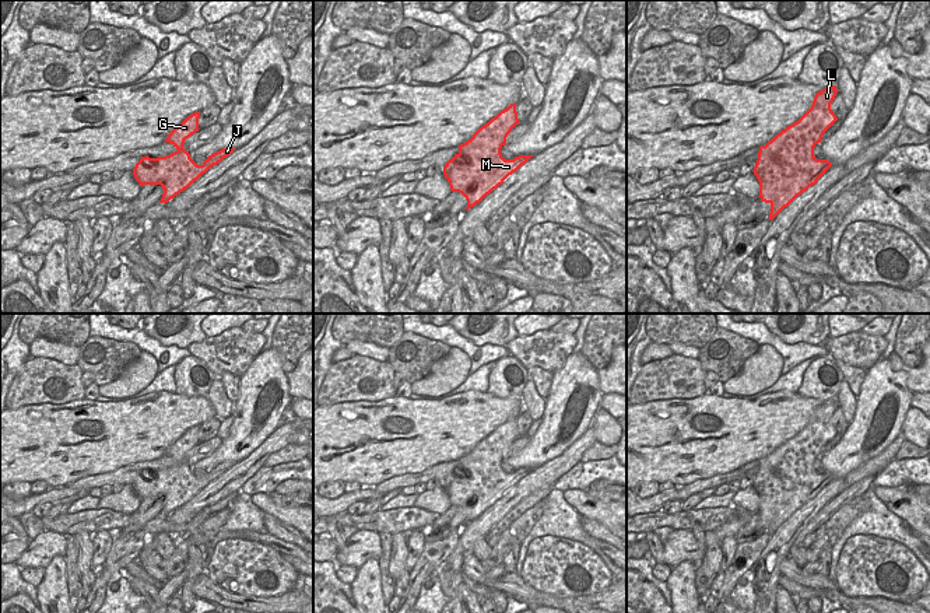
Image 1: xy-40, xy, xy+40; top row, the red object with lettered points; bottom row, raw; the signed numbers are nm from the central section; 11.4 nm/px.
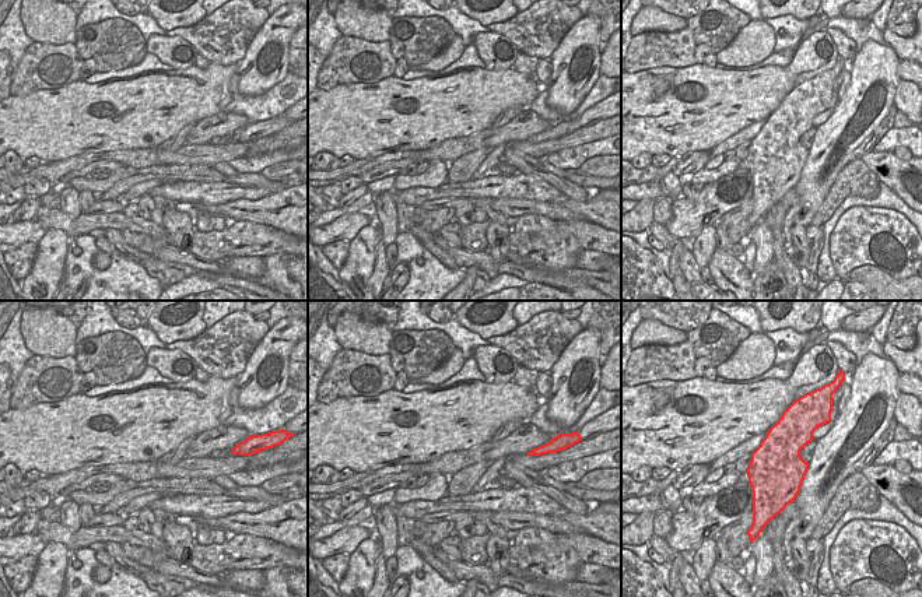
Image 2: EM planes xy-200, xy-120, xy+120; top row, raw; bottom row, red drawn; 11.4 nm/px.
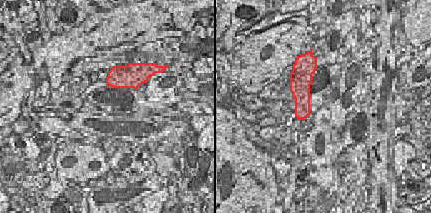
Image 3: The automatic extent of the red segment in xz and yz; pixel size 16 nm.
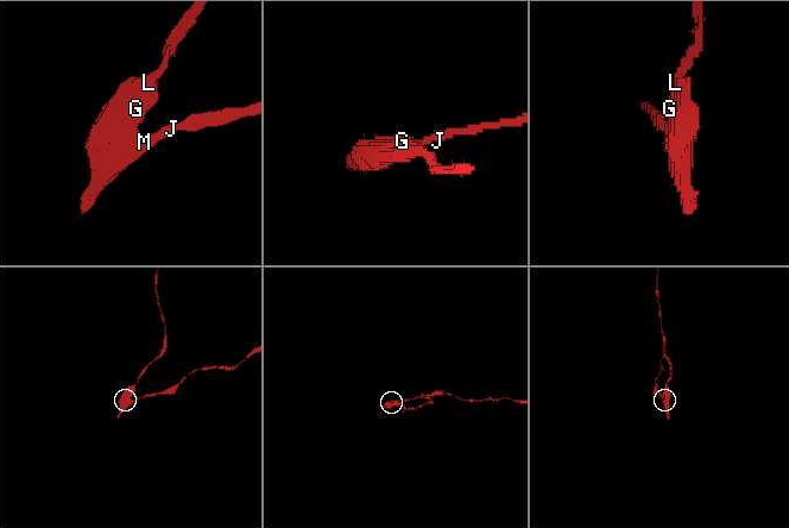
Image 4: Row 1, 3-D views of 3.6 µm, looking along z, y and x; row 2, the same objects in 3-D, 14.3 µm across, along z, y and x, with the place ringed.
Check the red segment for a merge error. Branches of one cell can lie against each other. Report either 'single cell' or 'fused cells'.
fused cells

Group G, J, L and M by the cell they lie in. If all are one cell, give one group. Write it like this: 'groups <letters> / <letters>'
groups G L / J M

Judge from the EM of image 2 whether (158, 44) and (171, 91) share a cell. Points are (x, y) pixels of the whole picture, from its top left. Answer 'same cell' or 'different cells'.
different cells

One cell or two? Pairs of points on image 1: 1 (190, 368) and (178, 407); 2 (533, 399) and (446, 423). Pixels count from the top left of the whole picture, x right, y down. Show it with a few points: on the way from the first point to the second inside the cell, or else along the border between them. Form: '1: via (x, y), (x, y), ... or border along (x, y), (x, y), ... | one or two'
1: border along (175, 393), (206, 396) | two
2: border along (519, 398), (523, 409) | two

